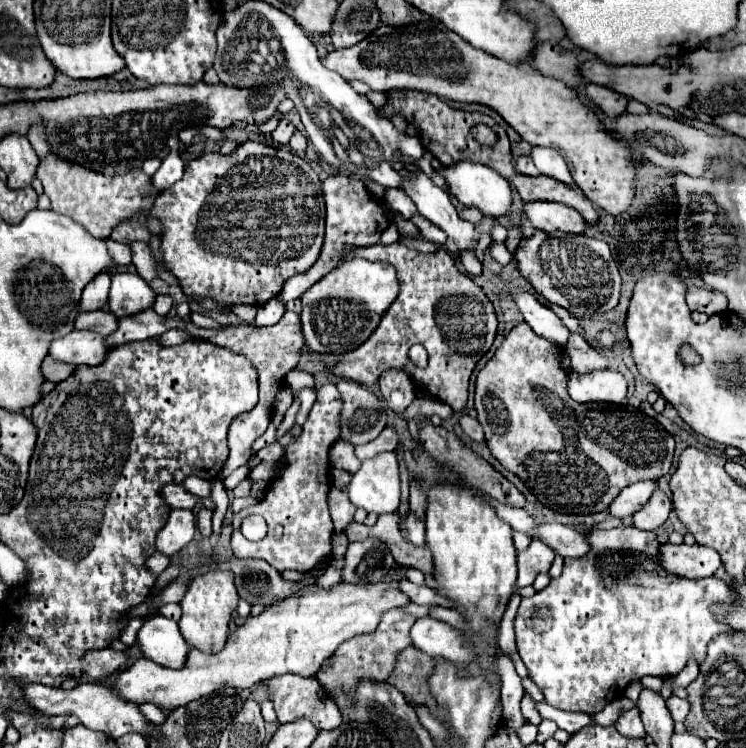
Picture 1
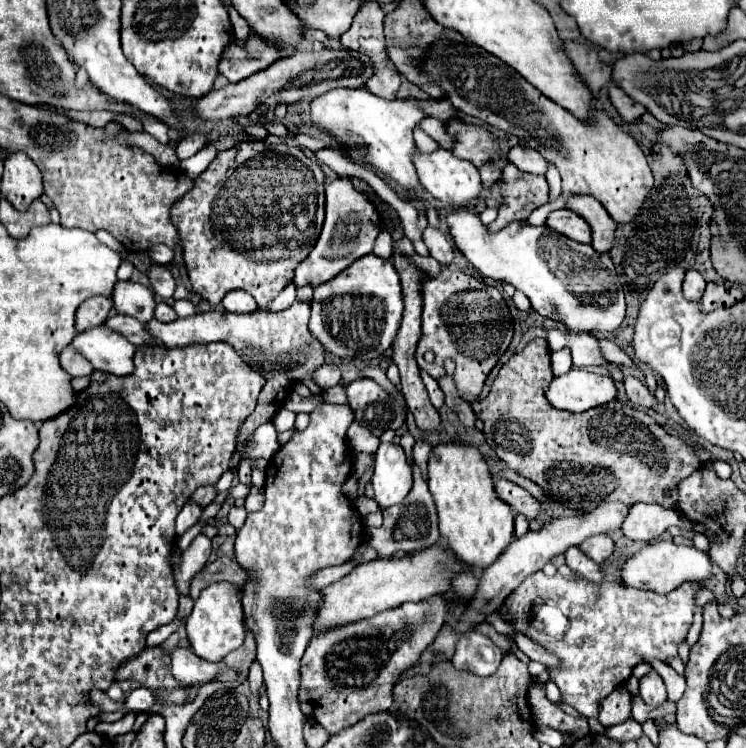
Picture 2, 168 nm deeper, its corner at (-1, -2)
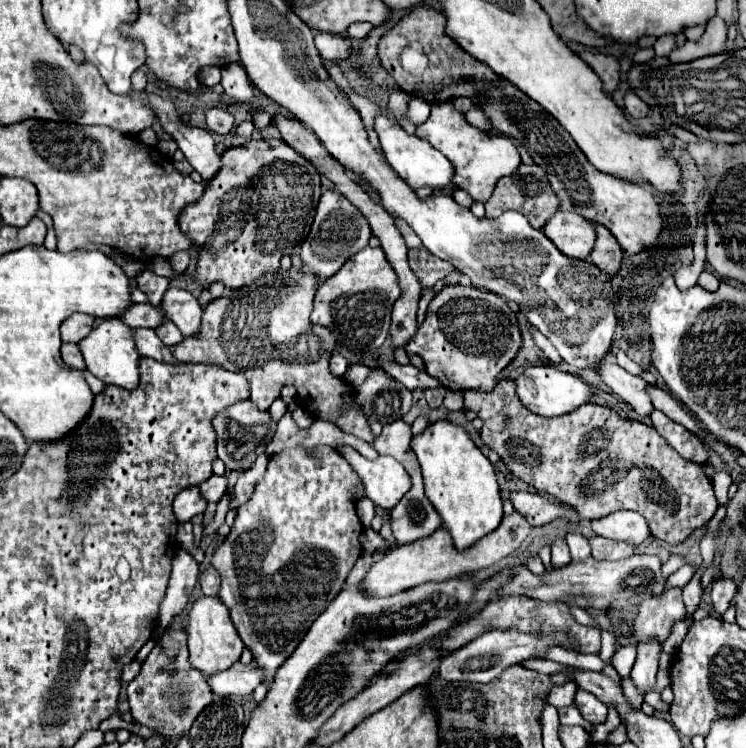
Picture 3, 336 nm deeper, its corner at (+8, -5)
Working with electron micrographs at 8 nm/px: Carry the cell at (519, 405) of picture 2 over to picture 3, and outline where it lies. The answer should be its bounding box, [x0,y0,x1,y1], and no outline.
[464,380,718,544]

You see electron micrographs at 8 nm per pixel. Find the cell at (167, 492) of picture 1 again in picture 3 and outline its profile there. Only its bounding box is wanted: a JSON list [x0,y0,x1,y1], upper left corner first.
[200,476,226,502]

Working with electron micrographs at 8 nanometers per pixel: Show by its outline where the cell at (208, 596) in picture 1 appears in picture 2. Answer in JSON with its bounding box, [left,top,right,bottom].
[187,581,245,663]

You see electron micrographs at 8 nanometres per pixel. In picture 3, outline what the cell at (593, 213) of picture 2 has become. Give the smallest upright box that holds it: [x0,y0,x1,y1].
[590,224,624,276]

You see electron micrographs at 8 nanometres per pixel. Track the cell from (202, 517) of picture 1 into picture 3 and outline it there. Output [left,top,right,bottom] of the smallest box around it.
[158,550,198,628]

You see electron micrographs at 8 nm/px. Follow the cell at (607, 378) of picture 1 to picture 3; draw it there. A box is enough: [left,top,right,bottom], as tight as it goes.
[516,366,592,416]

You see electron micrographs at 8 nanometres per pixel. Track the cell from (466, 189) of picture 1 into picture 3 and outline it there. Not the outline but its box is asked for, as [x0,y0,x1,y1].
[374,114,454,190]

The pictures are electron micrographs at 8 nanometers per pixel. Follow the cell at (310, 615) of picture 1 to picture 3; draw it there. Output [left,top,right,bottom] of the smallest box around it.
[364,512,532,598]

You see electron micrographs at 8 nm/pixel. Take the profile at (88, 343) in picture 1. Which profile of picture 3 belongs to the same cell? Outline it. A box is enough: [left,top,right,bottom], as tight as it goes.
[78,318,140,390]

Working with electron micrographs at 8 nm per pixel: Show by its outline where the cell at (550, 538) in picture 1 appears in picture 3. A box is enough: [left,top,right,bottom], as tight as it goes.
[590,536,636,560]

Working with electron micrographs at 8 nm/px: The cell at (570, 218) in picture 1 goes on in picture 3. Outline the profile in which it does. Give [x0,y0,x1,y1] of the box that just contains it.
[542,212,596,260]

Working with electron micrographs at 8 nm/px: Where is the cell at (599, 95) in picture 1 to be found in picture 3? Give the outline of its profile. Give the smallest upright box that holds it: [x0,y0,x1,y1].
[624,92,648,118]

